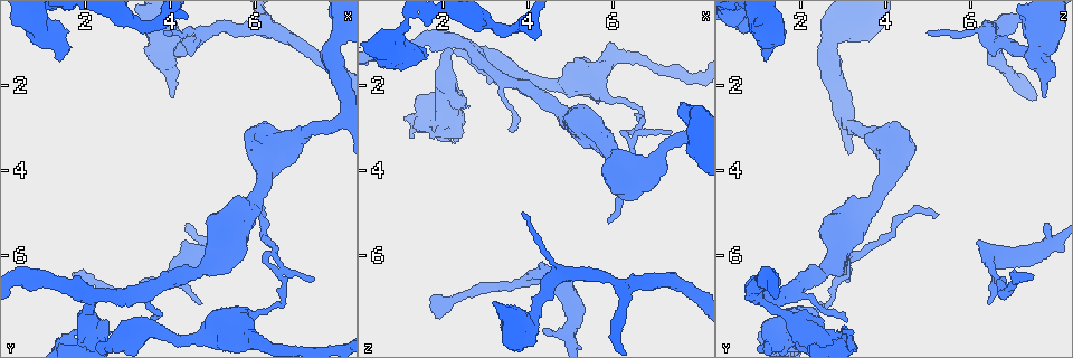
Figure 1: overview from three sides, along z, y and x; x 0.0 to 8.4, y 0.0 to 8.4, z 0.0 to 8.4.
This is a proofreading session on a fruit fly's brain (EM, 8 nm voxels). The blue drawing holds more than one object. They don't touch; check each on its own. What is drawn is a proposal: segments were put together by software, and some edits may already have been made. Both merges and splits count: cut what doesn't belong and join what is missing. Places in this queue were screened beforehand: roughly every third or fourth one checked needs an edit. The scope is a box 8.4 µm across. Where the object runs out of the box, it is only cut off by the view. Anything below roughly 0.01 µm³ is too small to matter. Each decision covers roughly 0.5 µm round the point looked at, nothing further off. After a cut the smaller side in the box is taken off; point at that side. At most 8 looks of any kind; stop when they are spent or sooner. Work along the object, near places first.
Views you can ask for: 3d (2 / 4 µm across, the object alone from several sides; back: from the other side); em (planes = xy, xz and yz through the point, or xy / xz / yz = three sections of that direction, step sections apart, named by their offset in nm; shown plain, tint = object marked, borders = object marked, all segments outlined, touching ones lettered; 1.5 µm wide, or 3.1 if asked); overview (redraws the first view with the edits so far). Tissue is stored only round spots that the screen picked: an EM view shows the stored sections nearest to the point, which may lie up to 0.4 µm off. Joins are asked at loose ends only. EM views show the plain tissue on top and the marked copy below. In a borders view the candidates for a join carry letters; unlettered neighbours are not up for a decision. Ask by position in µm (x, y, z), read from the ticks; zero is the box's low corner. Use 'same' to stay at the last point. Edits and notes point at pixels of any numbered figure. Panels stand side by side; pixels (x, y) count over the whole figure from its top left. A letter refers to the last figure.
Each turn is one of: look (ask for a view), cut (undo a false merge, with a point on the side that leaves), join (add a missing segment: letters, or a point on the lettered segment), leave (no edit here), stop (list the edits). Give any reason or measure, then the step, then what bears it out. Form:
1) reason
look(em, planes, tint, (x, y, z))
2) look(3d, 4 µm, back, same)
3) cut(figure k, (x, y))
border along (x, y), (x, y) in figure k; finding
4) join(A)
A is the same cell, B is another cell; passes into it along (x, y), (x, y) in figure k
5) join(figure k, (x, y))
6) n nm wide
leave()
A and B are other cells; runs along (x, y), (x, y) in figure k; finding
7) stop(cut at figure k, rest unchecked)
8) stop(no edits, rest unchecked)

free end
look(3d, 4 µm, (5.85, 5.05, 5.20))

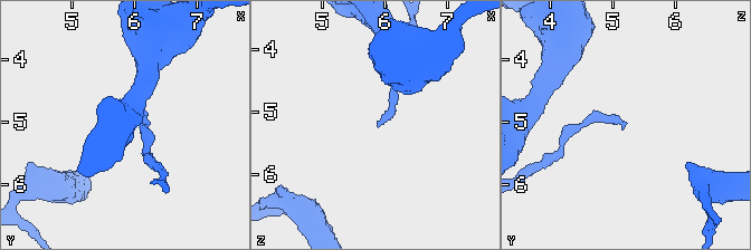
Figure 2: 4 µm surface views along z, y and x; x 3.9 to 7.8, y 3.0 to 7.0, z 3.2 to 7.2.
shape alone is not enough
look(em, yz, step 8, borders, (5.90, 5.00, 5.20))

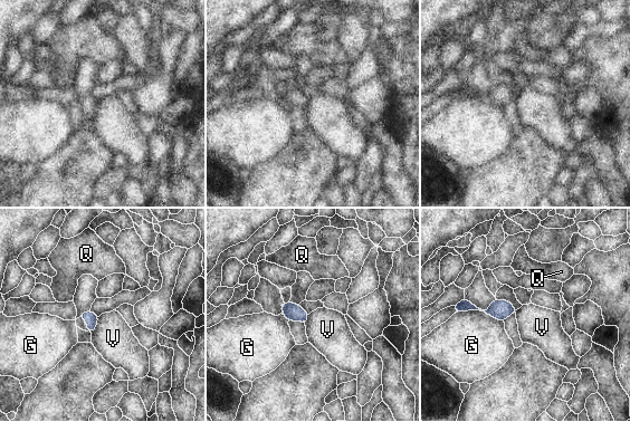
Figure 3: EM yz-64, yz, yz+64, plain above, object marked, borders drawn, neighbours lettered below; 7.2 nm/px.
cut it another way
look(em, planes, borders, same)

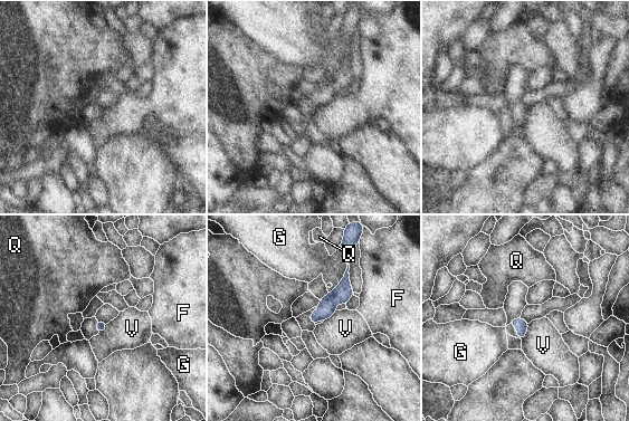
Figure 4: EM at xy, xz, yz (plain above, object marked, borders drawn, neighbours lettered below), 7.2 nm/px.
leave()
F, G, Q and V are other cells; runs along (346, 276), (344, 288), (314, 321) in figure 4; no lettered segment goes on from it

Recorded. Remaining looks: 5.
three arms meet
look(em, xy, step 8, tint, (6.25, 0.65, 6.70))

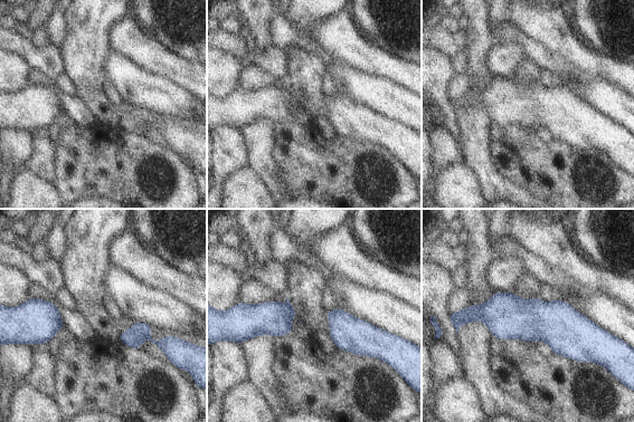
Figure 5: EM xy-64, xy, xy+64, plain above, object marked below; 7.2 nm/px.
another direction
look(em, planes, borders, same)

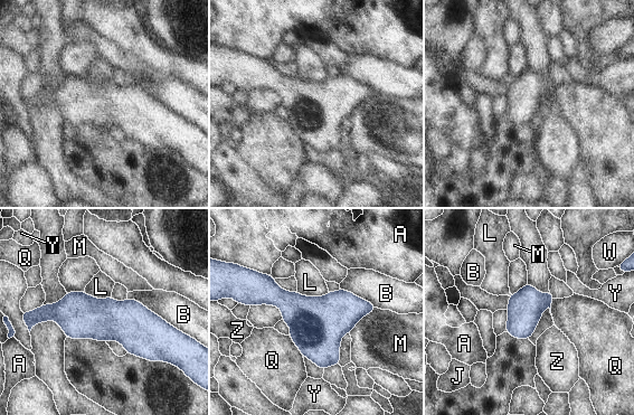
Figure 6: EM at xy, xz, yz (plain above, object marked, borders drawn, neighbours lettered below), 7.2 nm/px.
leave()
A, B, J, L, M, Q, W, Y and Z are other cells; runs along (36, 320), (78, 314), (167, 327) in figure 6; continuous, no second neuron

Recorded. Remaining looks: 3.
thin end
look(em, yz, step 4, borders, (3.90, 0.70, 5.00))

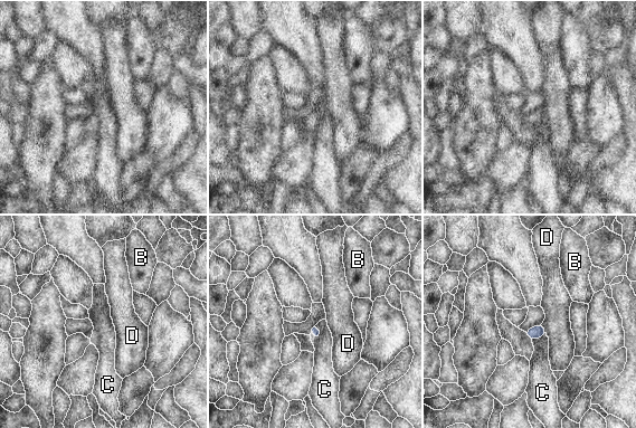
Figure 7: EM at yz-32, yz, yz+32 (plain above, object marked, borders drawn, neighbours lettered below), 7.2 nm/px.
leave()
B, C and D are other cells; border along (546, 333), (532, 340) in figure 7; none of them fits

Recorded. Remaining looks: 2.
stop(no edits, rest unchecked)

